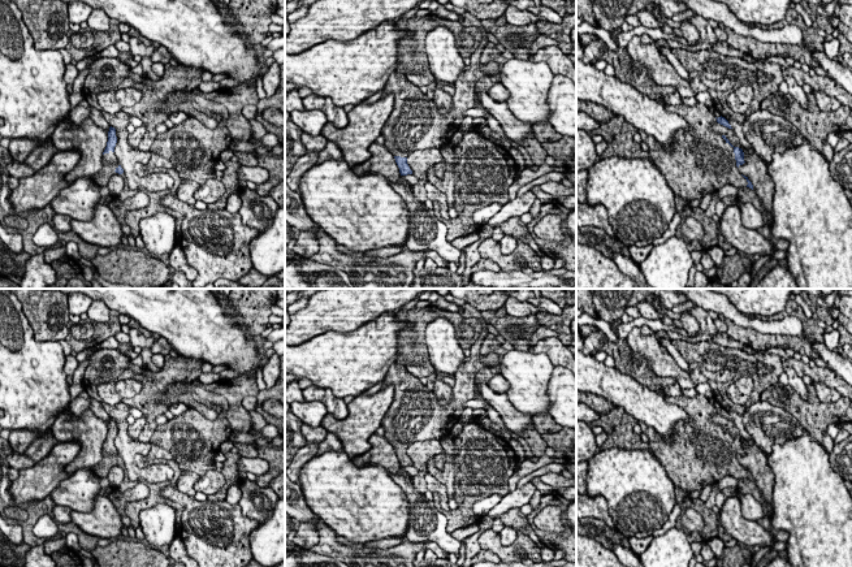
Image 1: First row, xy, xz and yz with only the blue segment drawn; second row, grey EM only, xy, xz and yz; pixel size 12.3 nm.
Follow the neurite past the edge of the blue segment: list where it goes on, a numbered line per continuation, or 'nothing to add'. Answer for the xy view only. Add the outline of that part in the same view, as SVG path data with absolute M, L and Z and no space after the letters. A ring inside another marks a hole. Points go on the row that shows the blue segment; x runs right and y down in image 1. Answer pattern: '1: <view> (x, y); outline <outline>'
1: xy (109, 161); outline M112 151L103 155L101 163L103 163L103 169L99 173L96 173L95 176L92 176L92 178L91 178L99 187L107 186L111 177L114 174L118 174L114 170L120 165L114 152L112 152Z

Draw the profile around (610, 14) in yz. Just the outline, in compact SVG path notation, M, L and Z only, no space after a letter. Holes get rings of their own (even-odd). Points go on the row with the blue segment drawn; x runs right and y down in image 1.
M591 0L591 3L596 23L609 33L620 30L627 16L646 10L648 3L656 4L667 18L689 9L679 0Z

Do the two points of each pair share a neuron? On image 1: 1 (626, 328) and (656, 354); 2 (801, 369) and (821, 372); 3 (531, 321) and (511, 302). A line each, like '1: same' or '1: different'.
1: different
2: same
3: different

